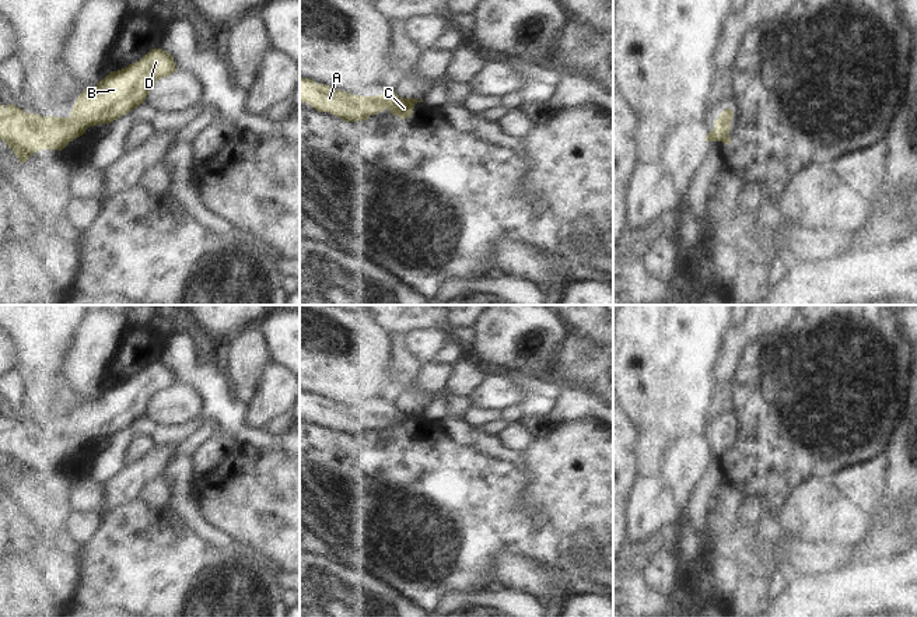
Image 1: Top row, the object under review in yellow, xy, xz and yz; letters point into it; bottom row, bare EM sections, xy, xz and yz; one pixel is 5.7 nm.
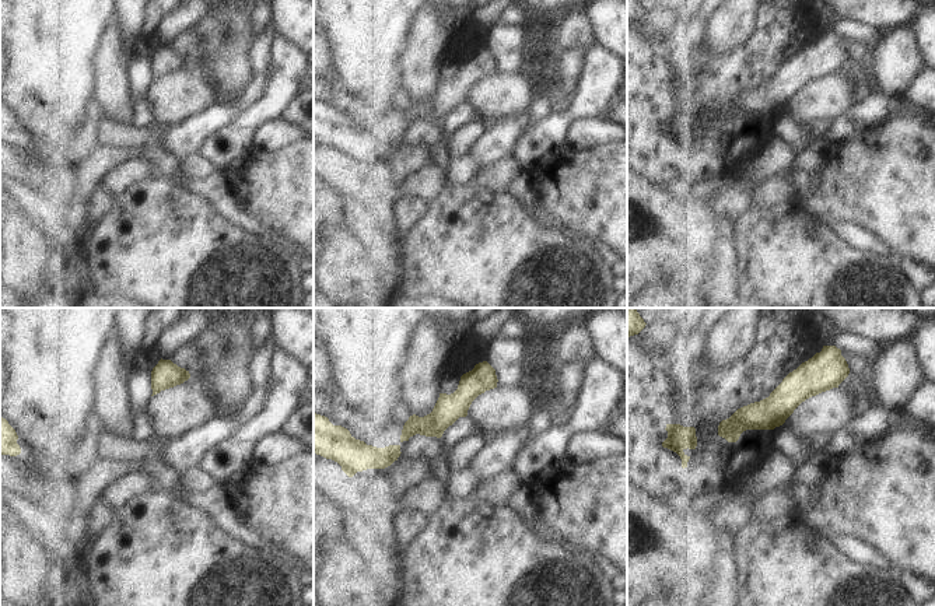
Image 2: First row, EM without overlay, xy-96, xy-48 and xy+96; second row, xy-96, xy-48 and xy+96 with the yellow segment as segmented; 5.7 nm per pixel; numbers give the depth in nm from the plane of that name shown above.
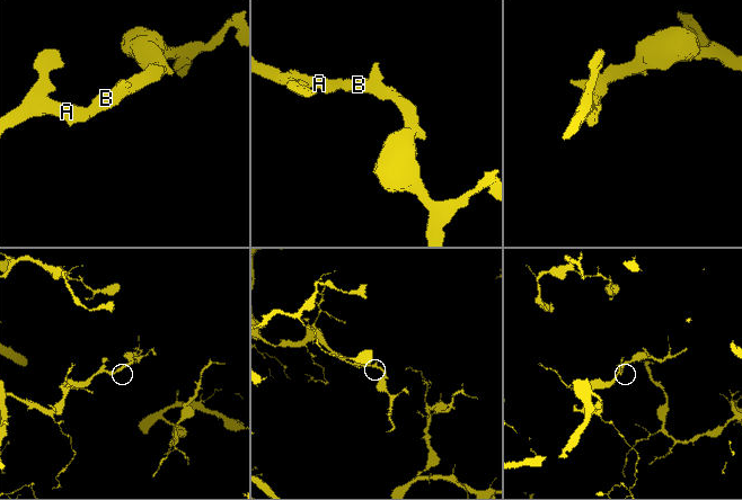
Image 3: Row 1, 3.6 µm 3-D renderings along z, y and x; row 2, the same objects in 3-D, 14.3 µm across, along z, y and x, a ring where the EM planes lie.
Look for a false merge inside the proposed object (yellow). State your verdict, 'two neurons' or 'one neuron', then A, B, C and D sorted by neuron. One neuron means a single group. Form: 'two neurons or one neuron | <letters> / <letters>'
one neuron | A B C D

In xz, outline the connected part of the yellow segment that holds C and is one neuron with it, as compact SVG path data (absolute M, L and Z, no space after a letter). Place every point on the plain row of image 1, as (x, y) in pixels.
M300 390L300 416L307 416L318 425L329 425L343 432L344 435L358 435L358 434L367 434L371 428L377 428L384 423L388 423L392 428L396 428L400 432L407 432L412 428L414 428L413 427L414 418L417 416L423 416L423 411L420 414L416 414L413 411L402 411L395 404L389 403L382 409L374 409L374 410L351 409L350 406L335 403L326 397L316 397L311 392Z

